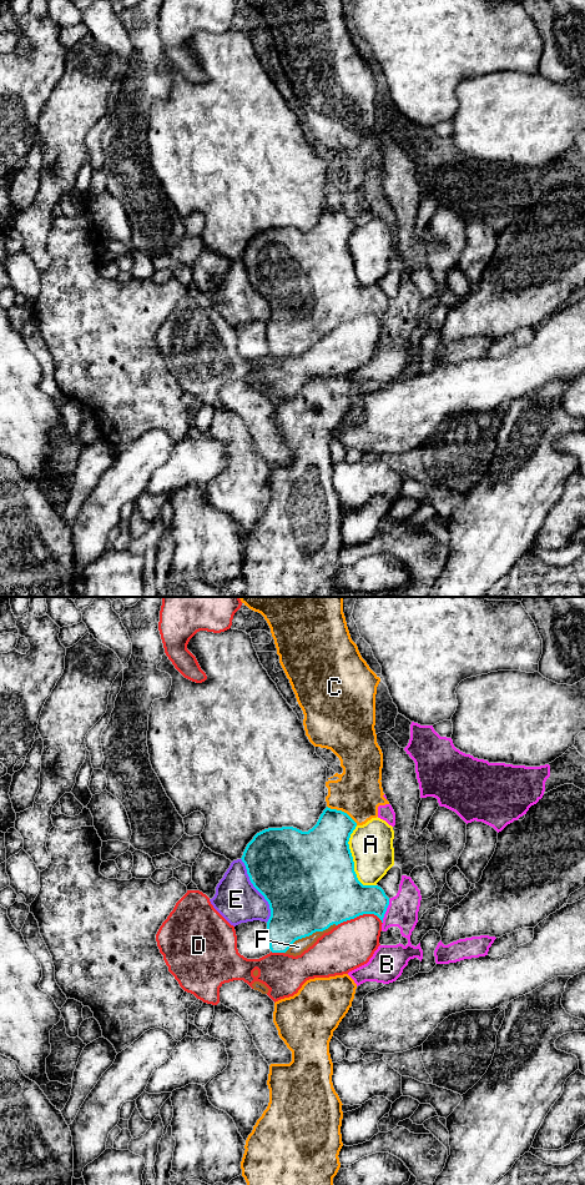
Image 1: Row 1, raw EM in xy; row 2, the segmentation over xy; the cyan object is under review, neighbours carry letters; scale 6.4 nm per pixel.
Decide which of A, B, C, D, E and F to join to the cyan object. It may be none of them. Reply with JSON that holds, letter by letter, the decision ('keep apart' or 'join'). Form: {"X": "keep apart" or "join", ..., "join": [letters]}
{"A": "keep apart", "B": "keep apart", "C": "keep apart", "D": "keep apart", "E": "keep apart", "F": "join", "join": ["F"]}

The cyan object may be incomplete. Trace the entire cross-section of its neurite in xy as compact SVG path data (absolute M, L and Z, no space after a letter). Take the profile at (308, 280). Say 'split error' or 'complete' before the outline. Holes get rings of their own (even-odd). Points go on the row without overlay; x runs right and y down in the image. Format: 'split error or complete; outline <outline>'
split error; outline M327 207L308 232L268 229L247 245L241 260L251 283L269 305L267 341L272 353L301 356L324 333L363 315L374 315L383 323L389 298L378 286L363 286L354 272L348 242L355 227L347 214Z

